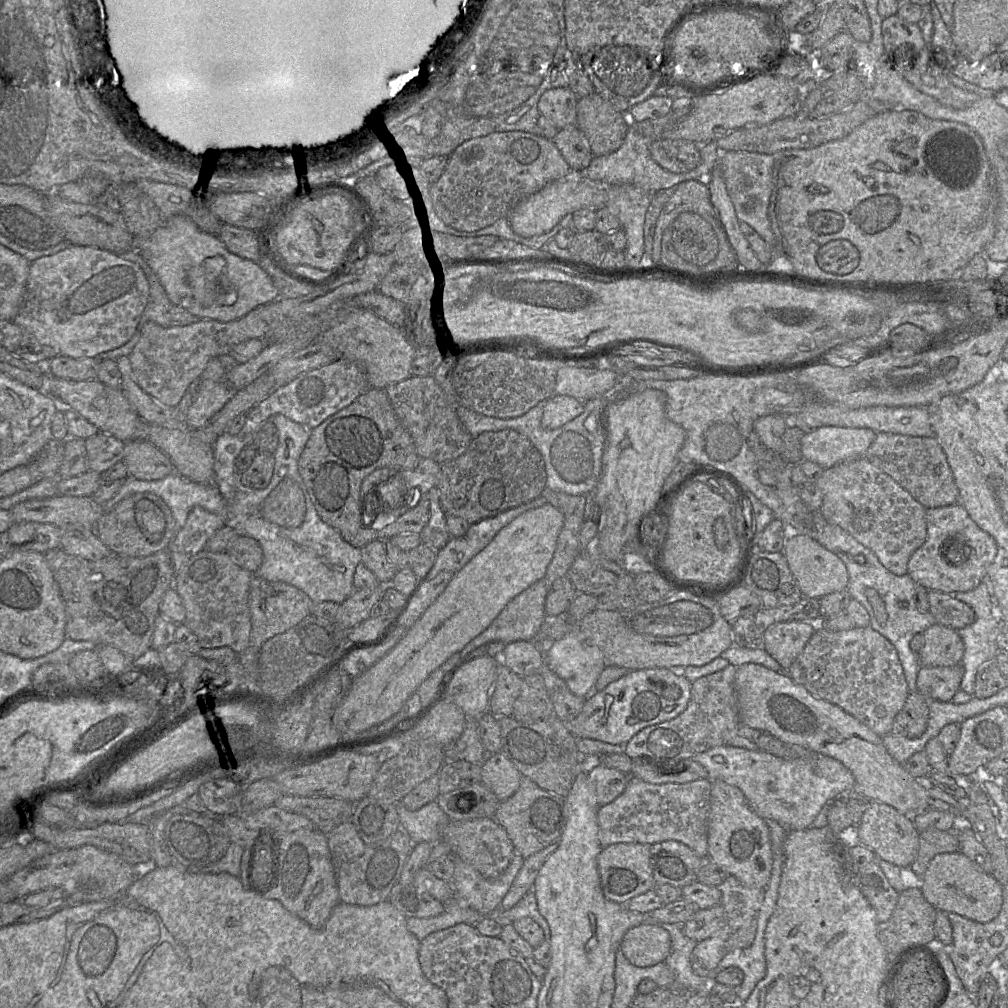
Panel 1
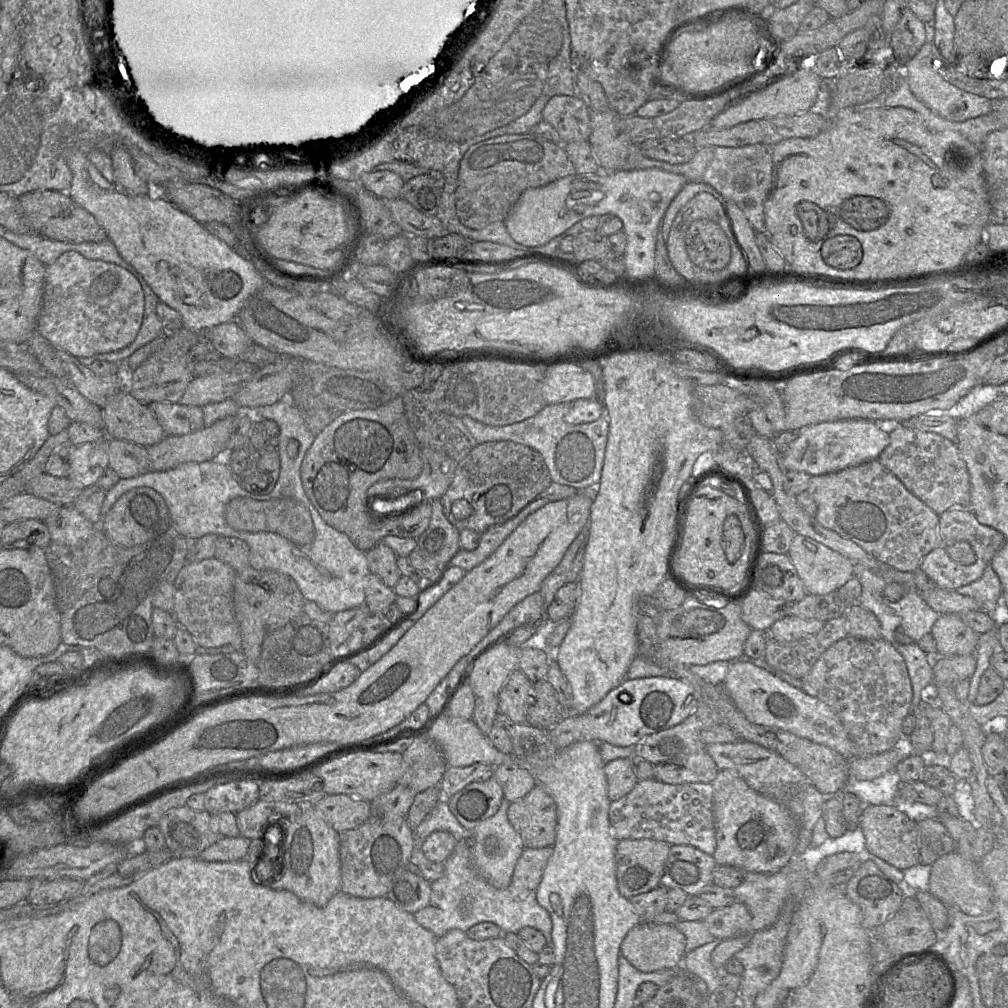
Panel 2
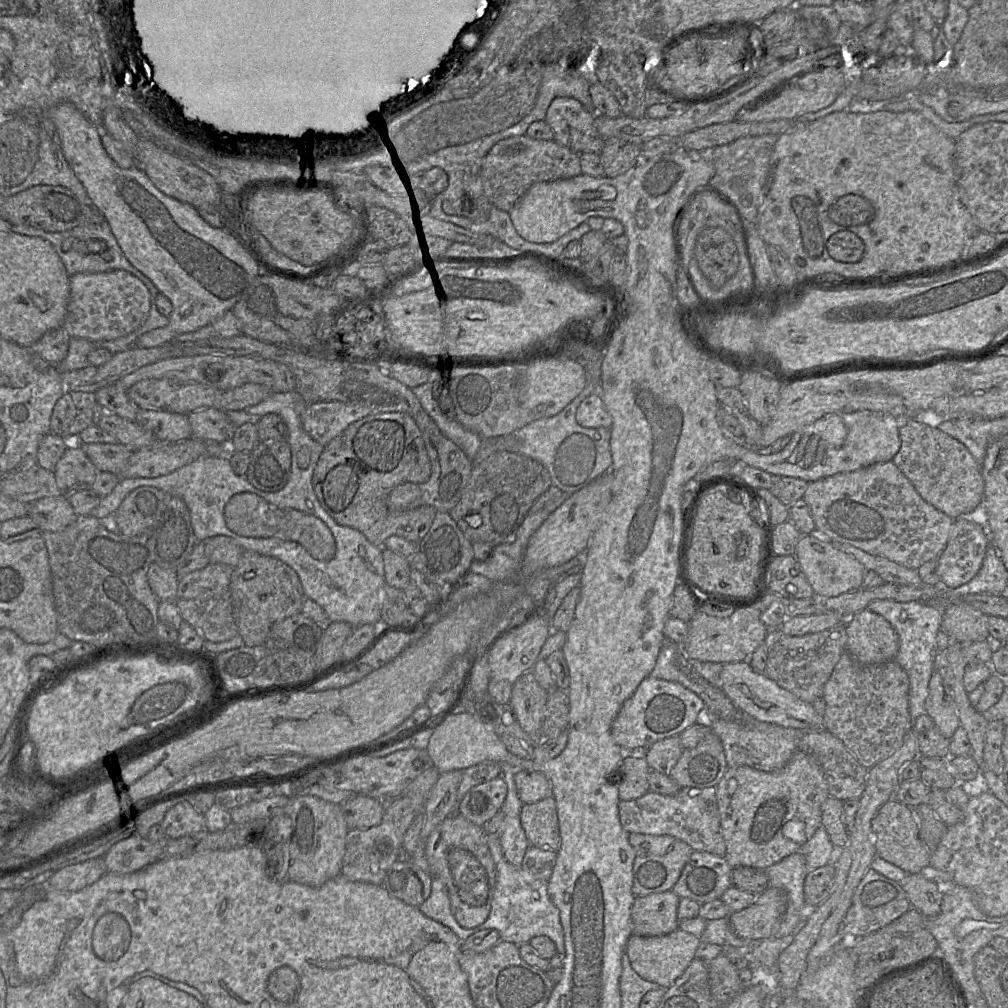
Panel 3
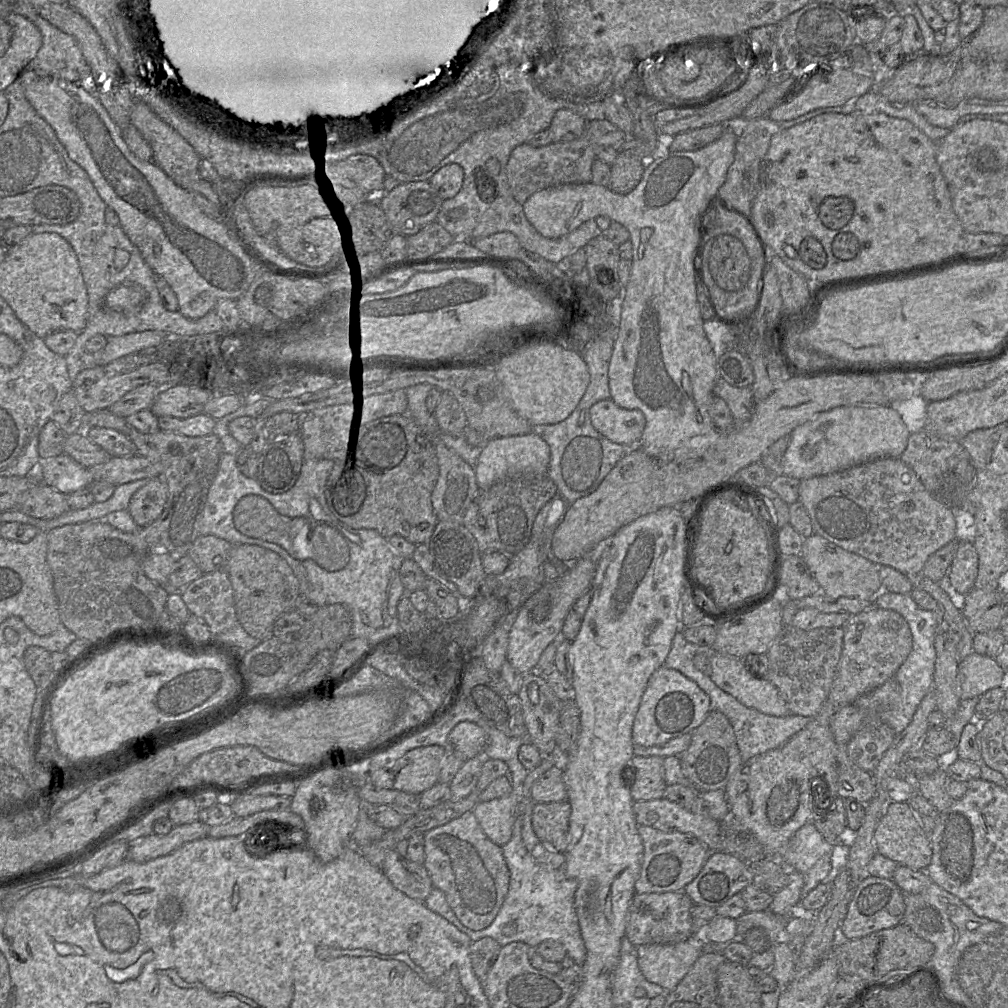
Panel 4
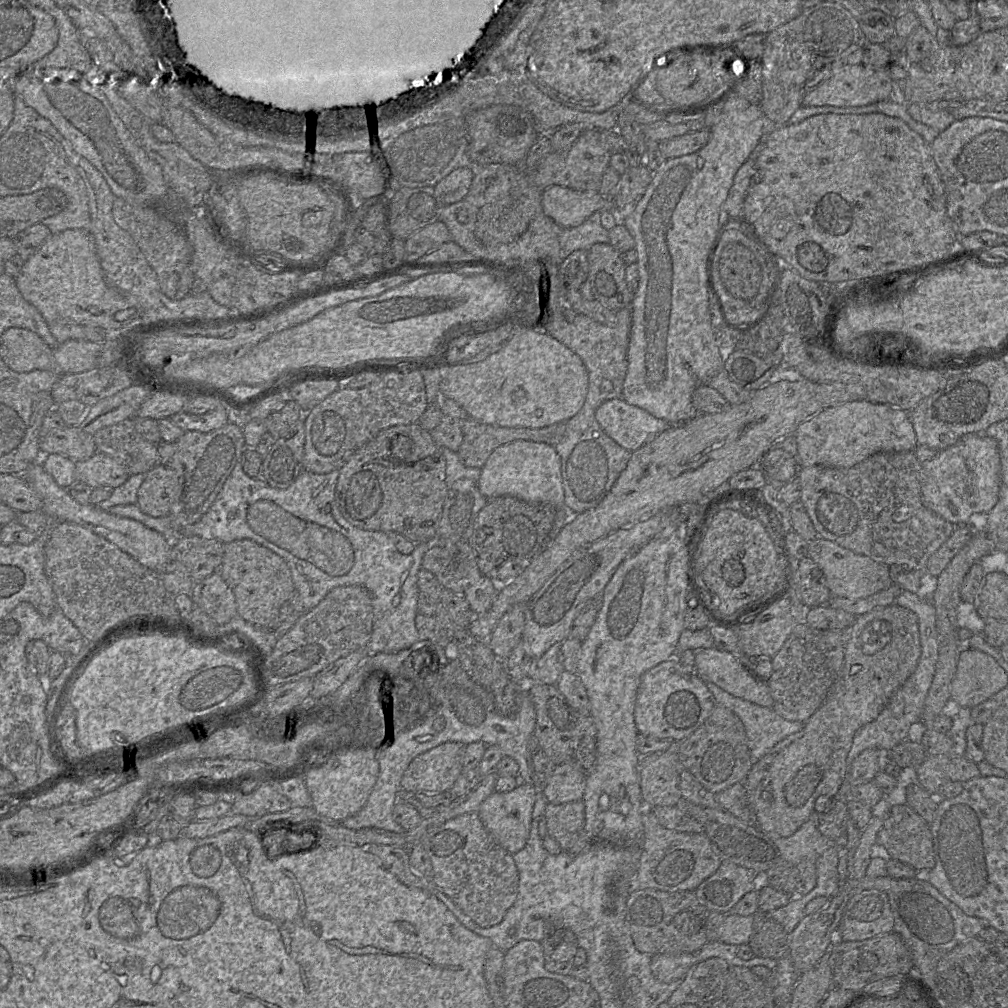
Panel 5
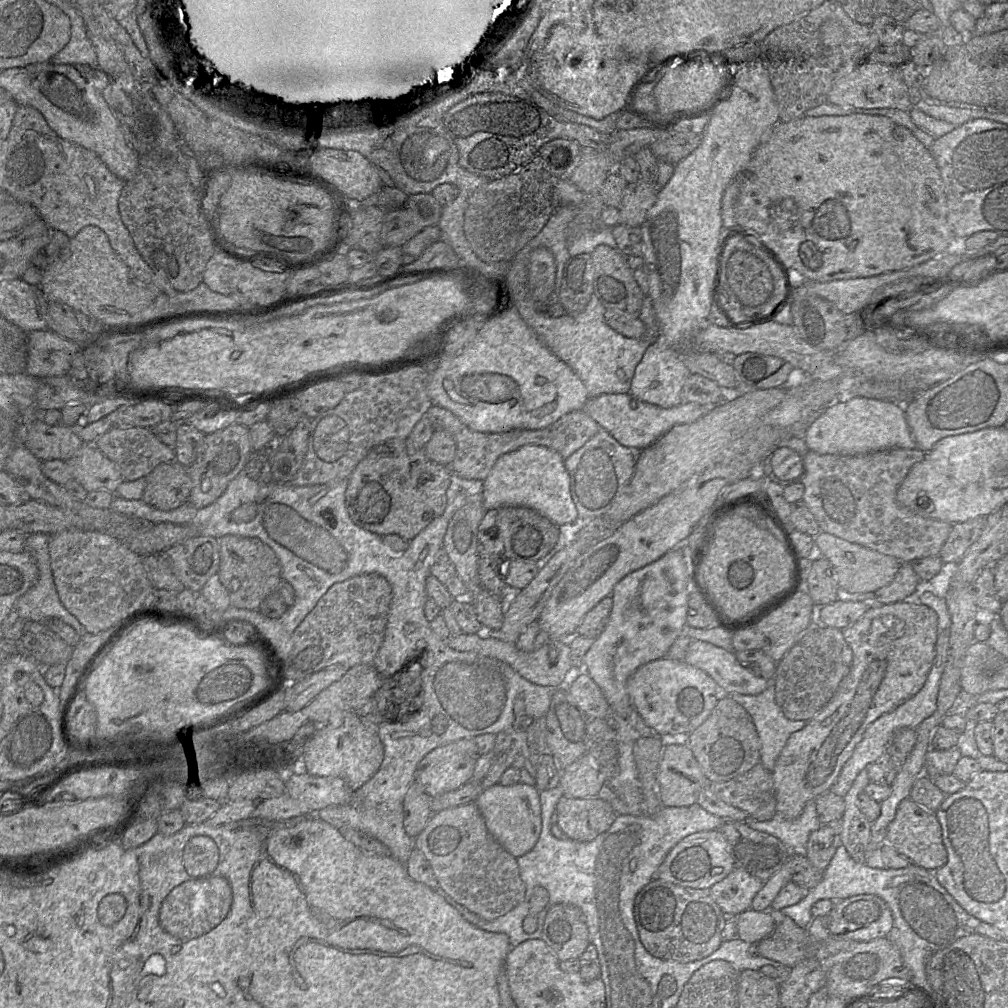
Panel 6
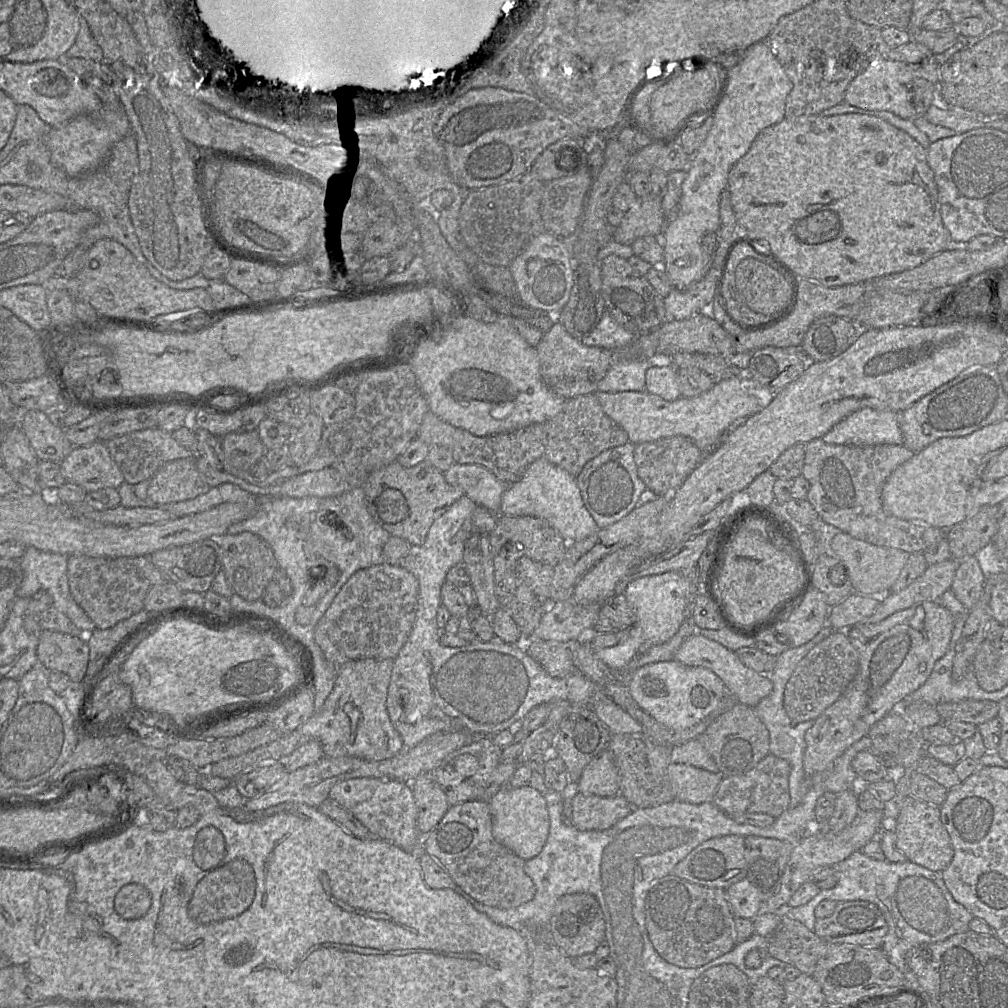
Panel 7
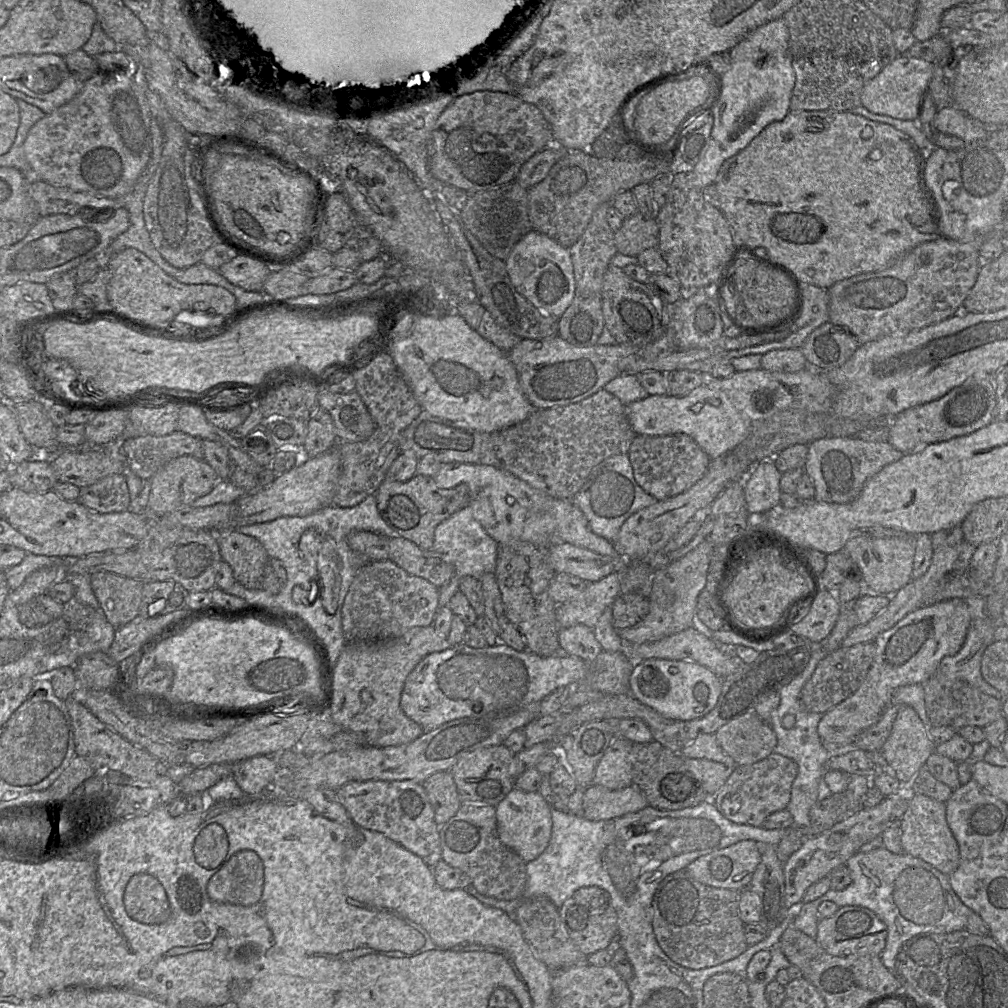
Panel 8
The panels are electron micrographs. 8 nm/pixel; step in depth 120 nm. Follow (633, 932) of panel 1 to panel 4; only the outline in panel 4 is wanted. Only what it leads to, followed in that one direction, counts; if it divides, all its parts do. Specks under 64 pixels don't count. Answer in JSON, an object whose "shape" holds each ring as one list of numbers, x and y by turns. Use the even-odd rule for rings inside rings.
{"shape":[[691,936,674,944,645,944,637,947,638,966,644,977,667,991,673,990,704,952,707,943]]}

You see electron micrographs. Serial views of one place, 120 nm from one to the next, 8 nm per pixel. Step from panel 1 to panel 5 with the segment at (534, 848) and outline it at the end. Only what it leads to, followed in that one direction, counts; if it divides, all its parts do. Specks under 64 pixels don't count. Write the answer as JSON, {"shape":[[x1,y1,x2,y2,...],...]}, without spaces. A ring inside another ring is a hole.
{"shape":[[582,800,565,804,551,804,545,808,543,815,548,835,561,847,562,851,569,855,578,855,590,848,594,839,588,837,585,827,585,805]]}

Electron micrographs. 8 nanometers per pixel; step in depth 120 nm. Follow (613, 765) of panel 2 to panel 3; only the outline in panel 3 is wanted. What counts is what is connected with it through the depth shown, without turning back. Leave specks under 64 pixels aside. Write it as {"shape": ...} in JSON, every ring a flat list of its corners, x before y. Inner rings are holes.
{"shape":[[629,756,622,760,619,768,620,780,617,782,620,801,639,798,649,791,649,770,650,766,645,758]]}

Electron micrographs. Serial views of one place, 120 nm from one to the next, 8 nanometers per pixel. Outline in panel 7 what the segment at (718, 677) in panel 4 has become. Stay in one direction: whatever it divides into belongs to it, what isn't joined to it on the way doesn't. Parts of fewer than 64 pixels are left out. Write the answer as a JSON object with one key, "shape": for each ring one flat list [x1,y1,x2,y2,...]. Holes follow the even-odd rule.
{"shape":[[692,635,687,638,675,653,674,659,687,666,710,669,722,680,727,693,733,694,738,703,745,704,751,708,756,706,760,700,768,696,772,691,773,684,770,679,746,667,734,651,702,635]]}

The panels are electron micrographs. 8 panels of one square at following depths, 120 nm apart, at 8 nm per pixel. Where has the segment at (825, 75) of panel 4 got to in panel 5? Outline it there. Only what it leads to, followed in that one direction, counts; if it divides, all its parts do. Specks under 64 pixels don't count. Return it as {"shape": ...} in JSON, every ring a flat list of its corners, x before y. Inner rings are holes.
{"shape":[[853,65,843,67,831,77,809,90,802,99,802,106,860,107,885,100,902,102,901,83,895,83,888,68]]}

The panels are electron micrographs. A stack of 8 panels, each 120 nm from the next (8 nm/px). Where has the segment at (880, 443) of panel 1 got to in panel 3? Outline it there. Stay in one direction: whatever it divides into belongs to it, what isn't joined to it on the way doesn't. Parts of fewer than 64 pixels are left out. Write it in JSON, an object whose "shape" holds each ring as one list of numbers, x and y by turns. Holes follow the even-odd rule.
{"shape":[[910,420,899,429,901,446,892,462,924,501,952,519,975,510,983,501,981,466,968,449,938,428]]}

